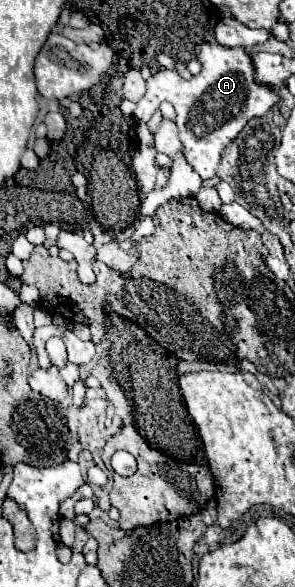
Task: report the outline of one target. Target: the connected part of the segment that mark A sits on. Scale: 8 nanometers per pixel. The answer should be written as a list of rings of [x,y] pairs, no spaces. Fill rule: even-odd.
[[[200,44],[200,46],[196,46],[196,56],[202,62],[202,72],[198,76],[184,80],[174,70],[160,70],[146,82],[144,98],[158,96],[162,100],[170,100],[170,104],[176,108],[176,114],[178,114],[178,132],[180,132],[180,142],[182,142],[182,154],[186,156],[188,164],[206,180],[216,174],[216,166],[220,162],[222,150],[238,136],[238,132],[244,128],[244,124],[254,116],[264,116],[278,102],[278,96],[272,88],[260,86],[254,82],[254,68],[250,62],[250,54],[244,48],[226,48],[222,44]]]

